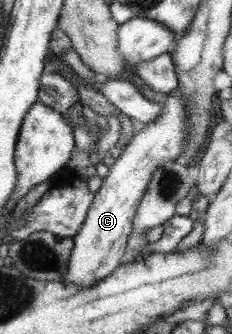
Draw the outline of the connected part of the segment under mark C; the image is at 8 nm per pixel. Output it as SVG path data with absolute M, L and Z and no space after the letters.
M176 89L169 93L156 121L138 126L130 141L122 147L123 152L107 167L106 176L101 178L100 187L88 206L84 223L80 225L78 233L71 238L73 247L66 275L60 283L88 288L104 280L125 262L126 242L132 231L136 203L142 197L152 170L164 160L176 159L181 152L181 145L187 134L186 120L185 103L181 101L181 95Z

